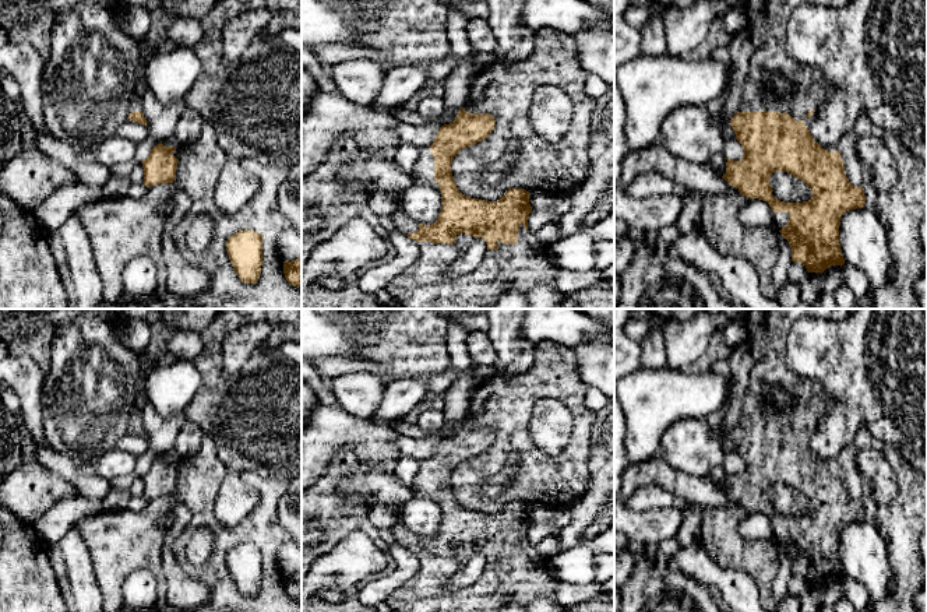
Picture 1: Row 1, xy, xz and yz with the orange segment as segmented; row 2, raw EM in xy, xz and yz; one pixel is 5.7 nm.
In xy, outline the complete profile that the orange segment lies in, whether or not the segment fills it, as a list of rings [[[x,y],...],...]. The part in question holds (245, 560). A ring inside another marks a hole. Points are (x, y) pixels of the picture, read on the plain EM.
[[[239,544],[228,552],[226,563],[240,594],[255,597],[262,578],[262,546]]]

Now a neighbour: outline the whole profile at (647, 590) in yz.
[[[641,555],[635,558],[634,570],[618,594],[620,612],[729,612],[715,602],[704,583],[681,571],[660,573]]]

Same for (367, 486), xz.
[[[360,462],[341,482],[339,499],[348,504],[362,504],[367,509],[376,504],[406,503],[413,497],[392,471],[366,468]]]

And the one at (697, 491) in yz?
[[[662,456],[638,464],[628,464],[623,474],[618,500],[625,503],[641,486],[656,485],[687,504],[705,509],[740,506],[720,490],[709,476],[698,478],[673,468]]]

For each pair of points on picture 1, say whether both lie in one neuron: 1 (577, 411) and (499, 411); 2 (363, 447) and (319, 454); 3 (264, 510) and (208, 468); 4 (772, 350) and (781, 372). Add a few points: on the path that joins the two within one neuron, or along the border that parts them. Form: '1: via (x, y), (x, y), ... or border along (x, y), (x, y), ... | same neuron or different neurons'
1: via (560, 391), (524, 390), (518, 394) | same neuron
2: via (352, 440), (332, 440), (330, 443) | same neuron
3: via (238, 533), (224, 533), (212, 521), (207, 495) | same neuron
4: via (772, 355), (775, 366) | same neuron

